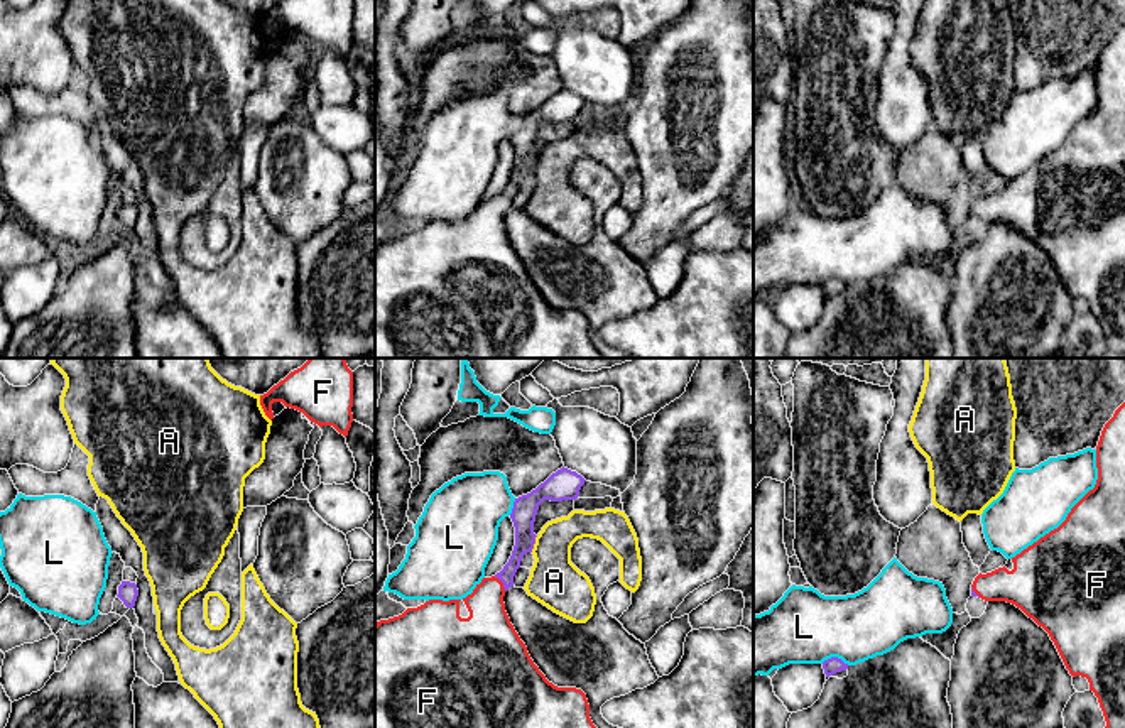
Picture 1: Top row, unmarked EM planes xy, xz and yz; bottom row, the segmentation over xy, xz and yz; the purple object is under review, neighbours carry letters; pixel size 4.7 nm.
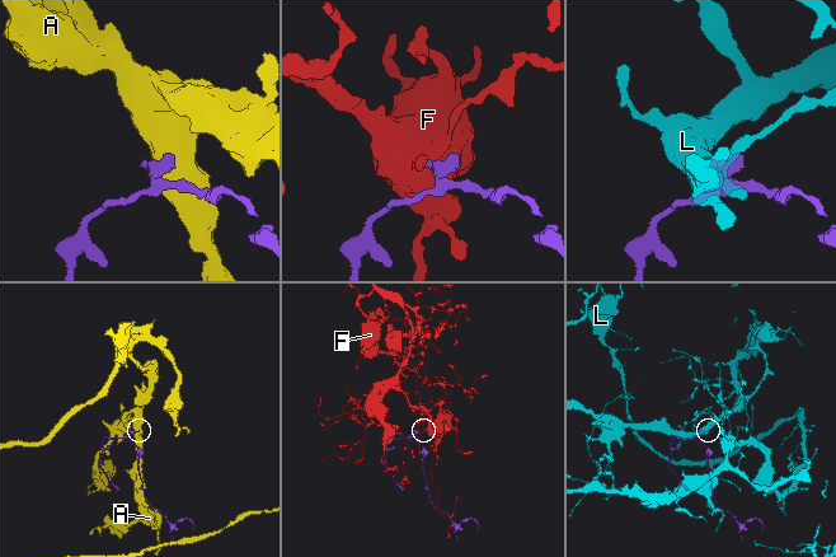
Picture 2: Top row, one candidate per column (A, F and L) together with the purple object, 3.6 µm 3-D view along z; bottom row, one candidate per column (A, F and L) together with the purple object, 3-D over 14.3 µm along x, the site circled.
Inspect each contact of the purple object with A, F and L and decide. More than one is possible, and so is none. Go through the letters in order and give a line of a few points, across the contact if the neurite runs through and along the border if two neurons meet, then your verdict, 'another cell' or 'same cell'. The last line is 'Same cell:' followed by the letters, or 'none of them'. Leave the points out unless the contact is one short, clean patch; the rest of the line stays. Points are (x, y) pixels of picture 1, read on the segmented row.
A: xz (538, 536), (531, 551) | another cell
F: xz (524, 534), (524, 544), (502, 581), (489, 595), (489, 632) | same cell
L: another cell
Same cell: F

